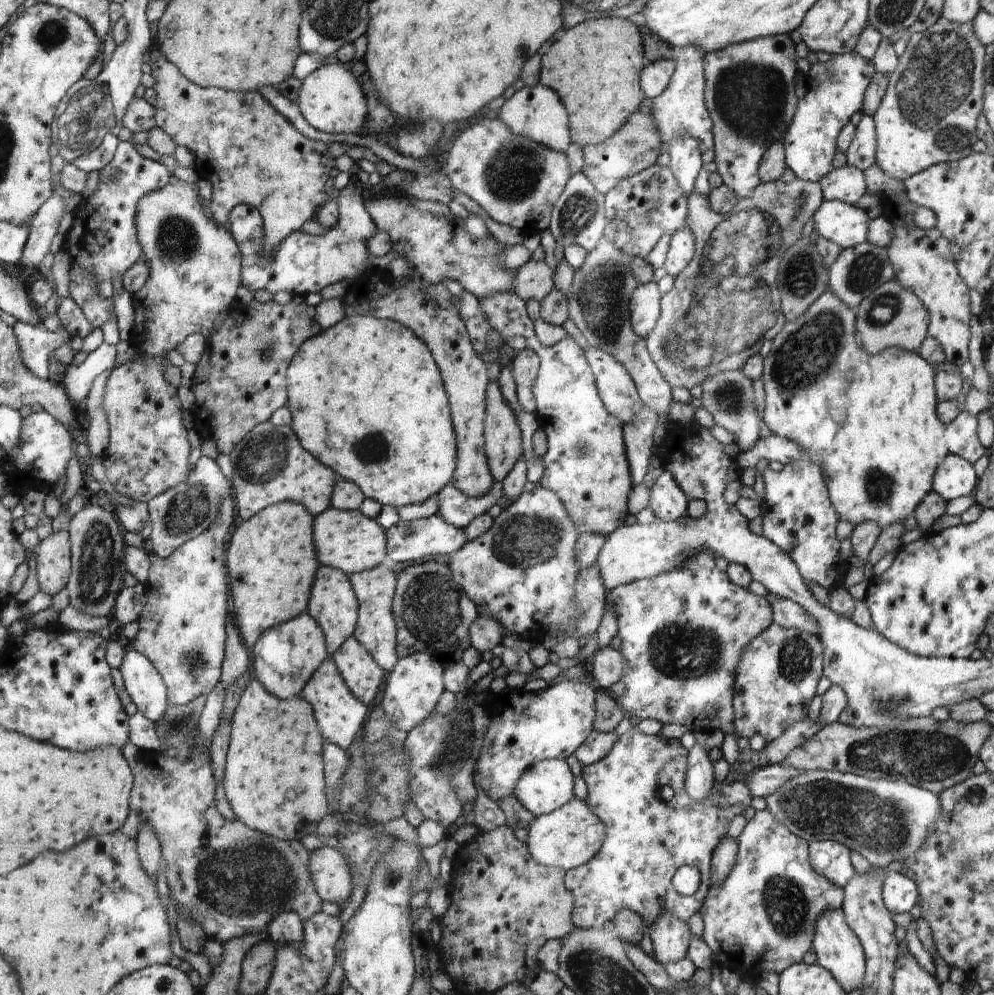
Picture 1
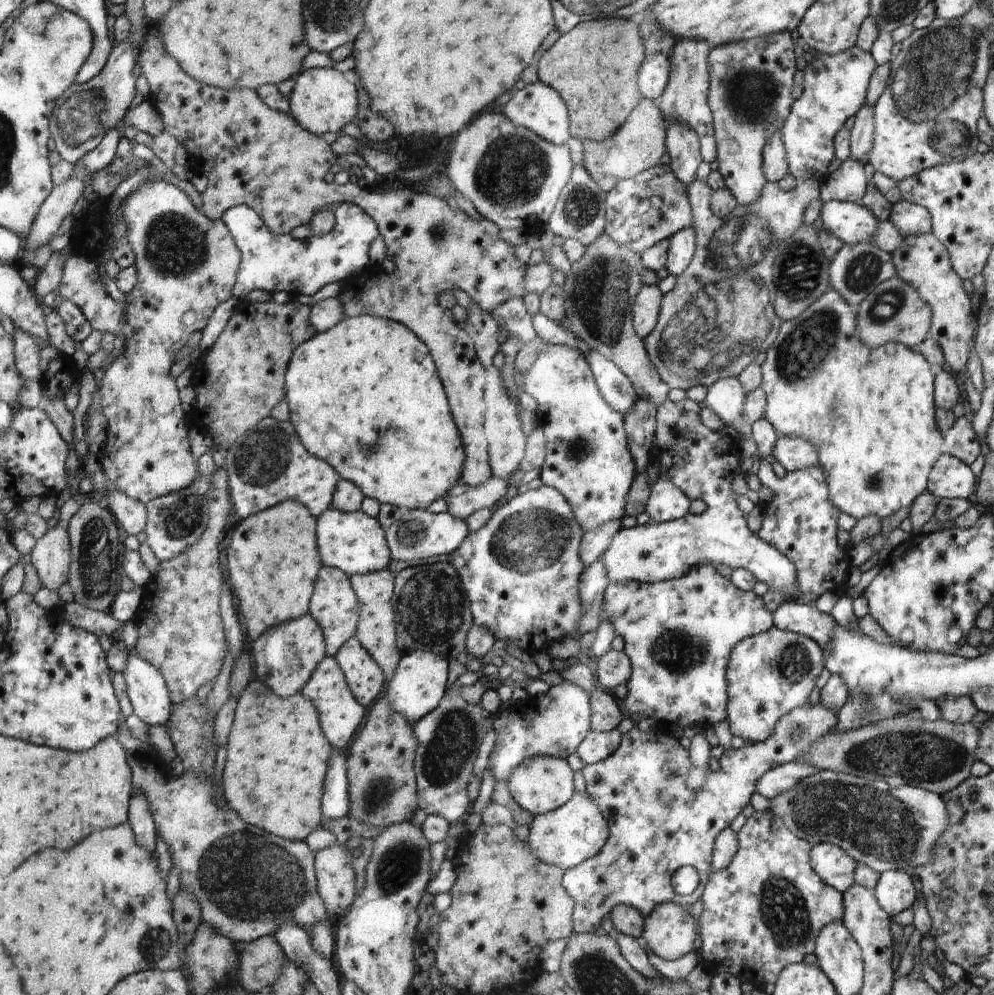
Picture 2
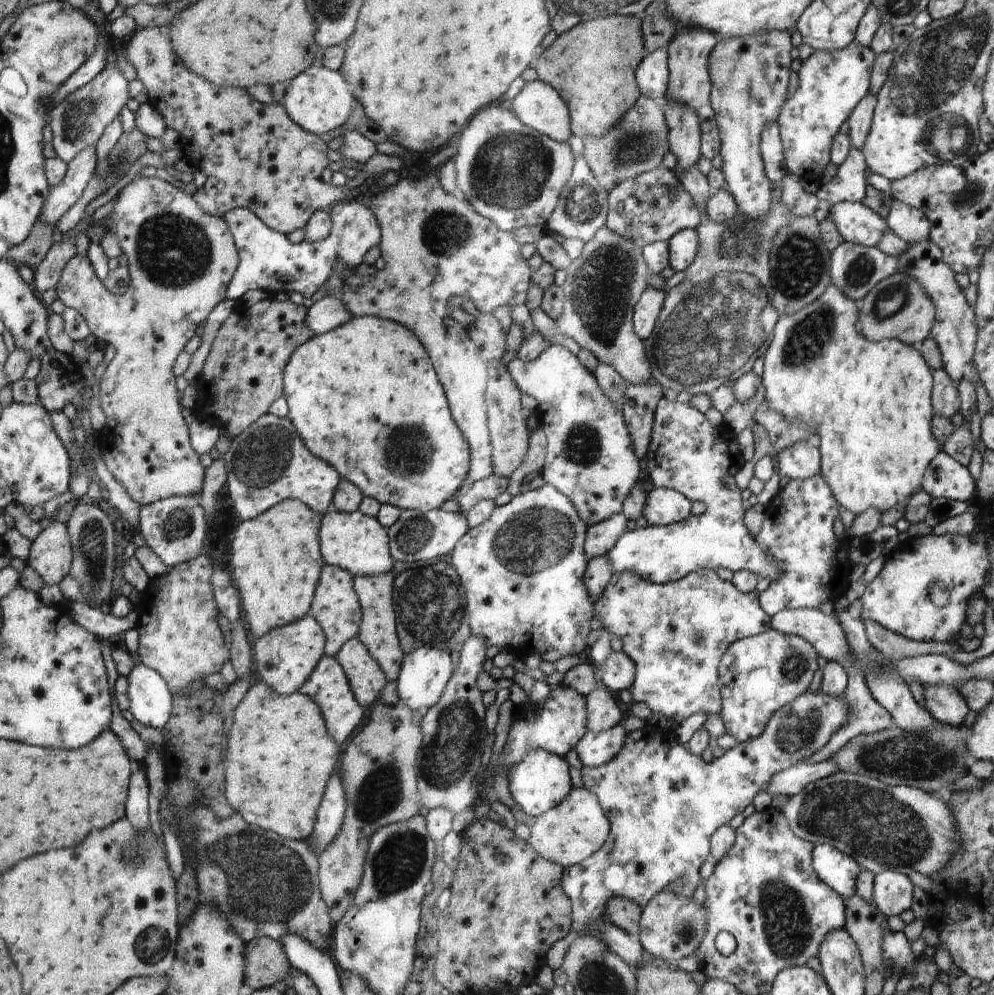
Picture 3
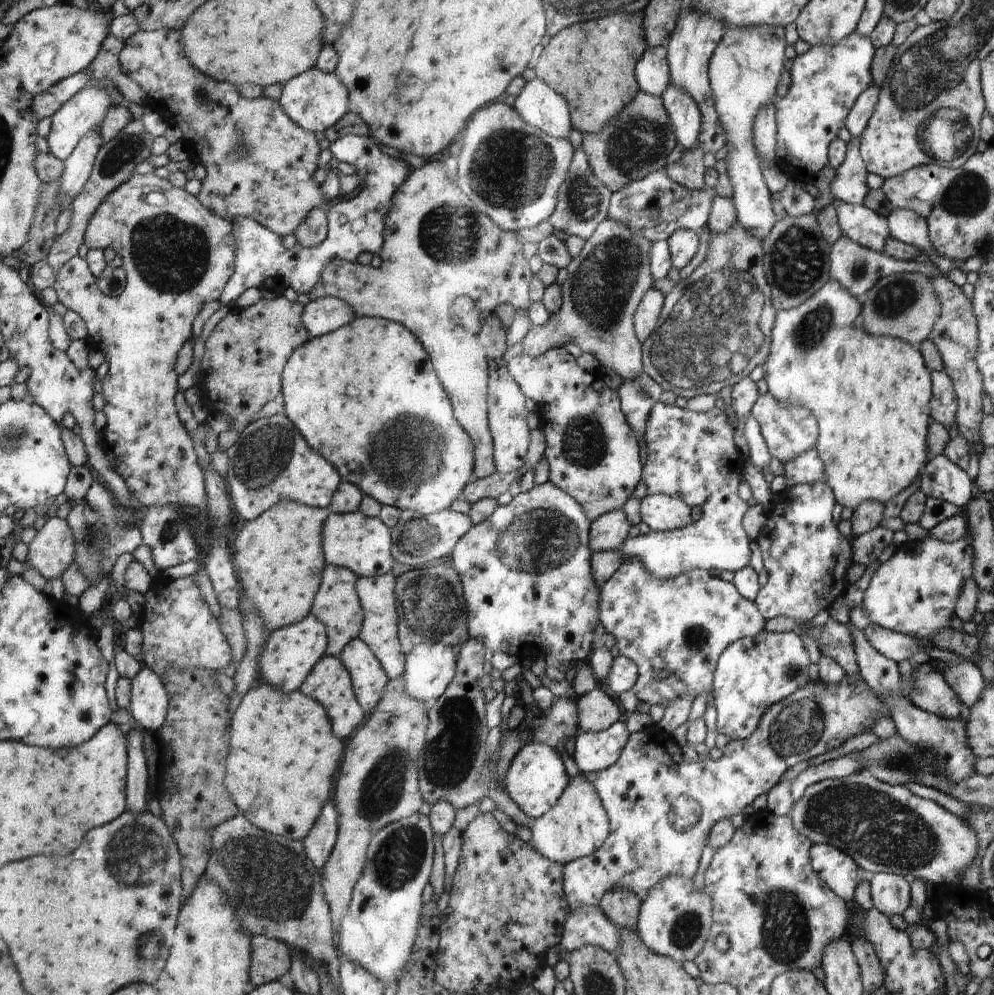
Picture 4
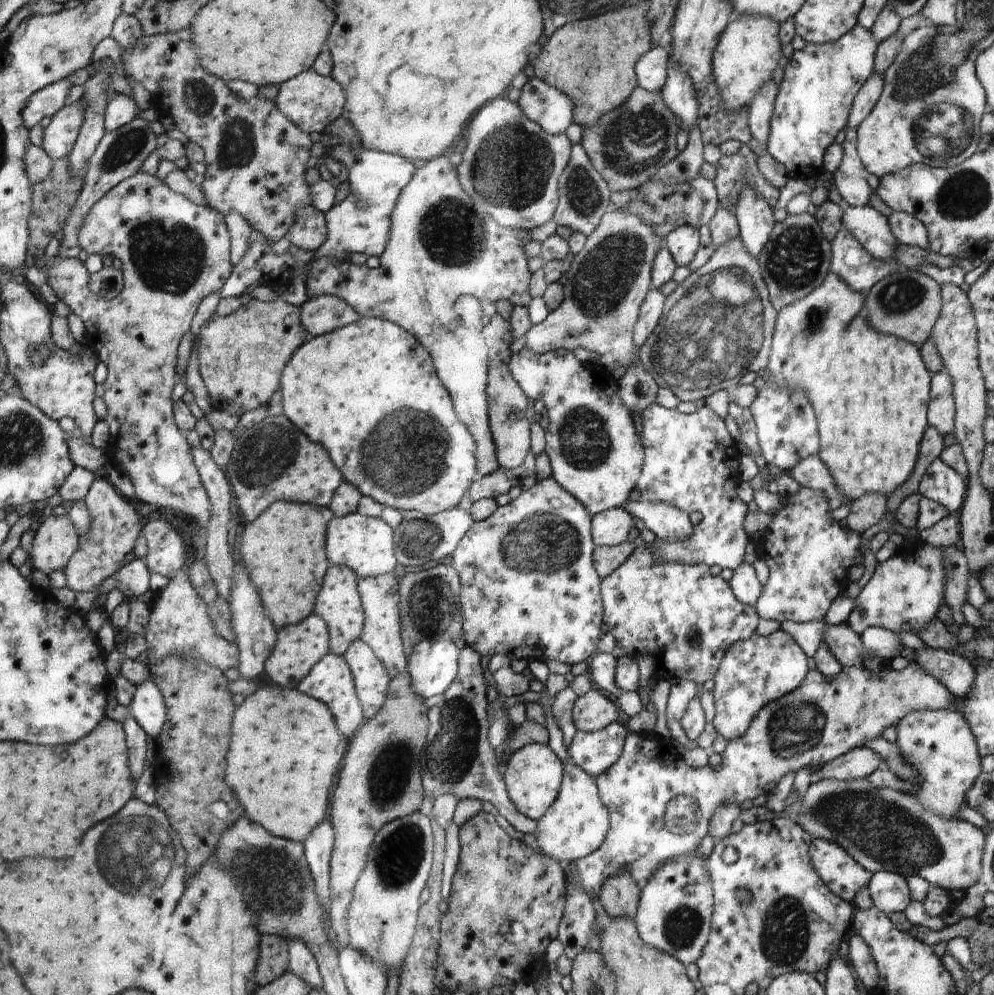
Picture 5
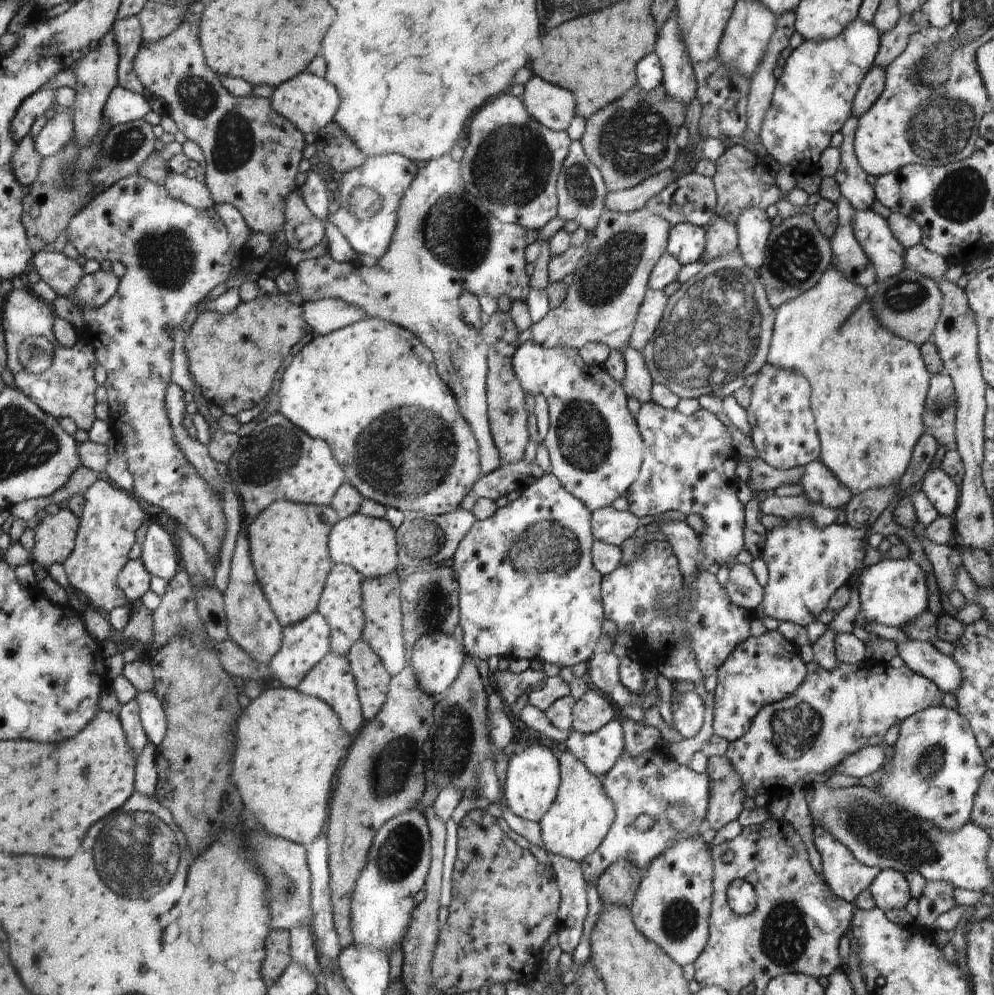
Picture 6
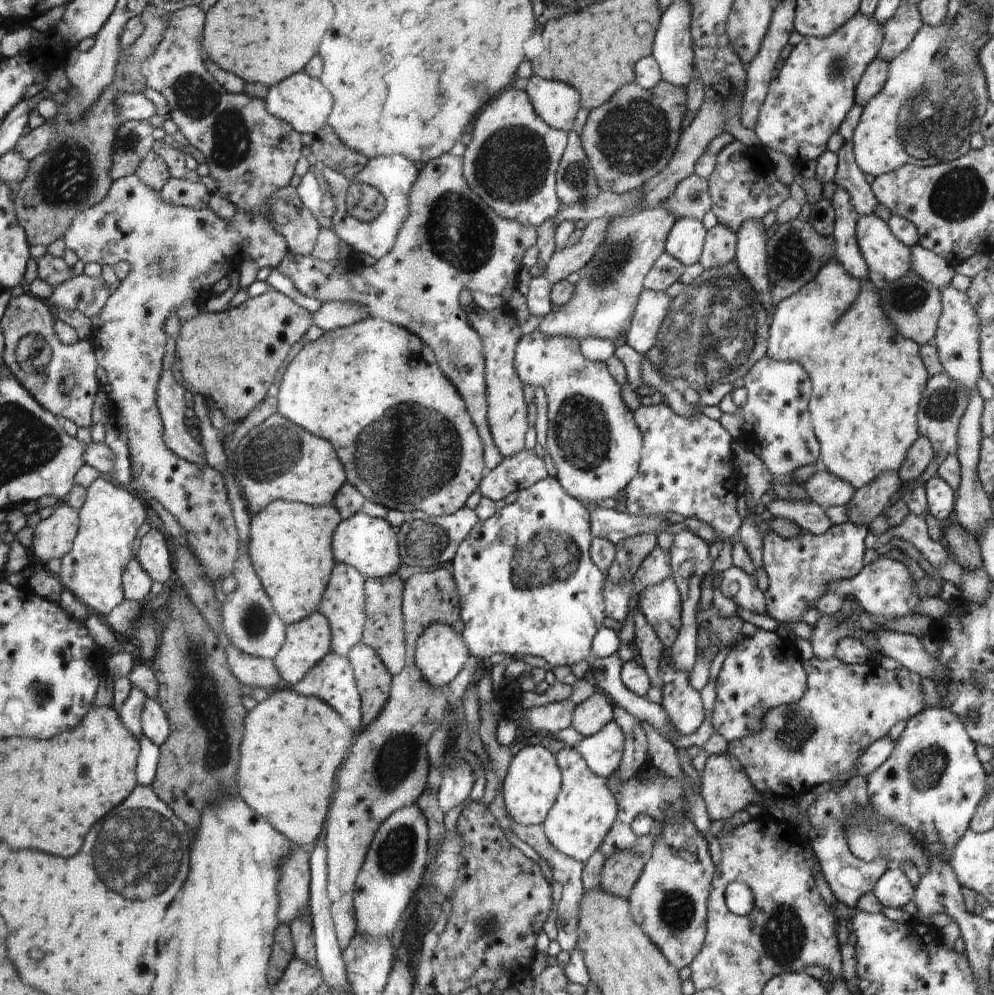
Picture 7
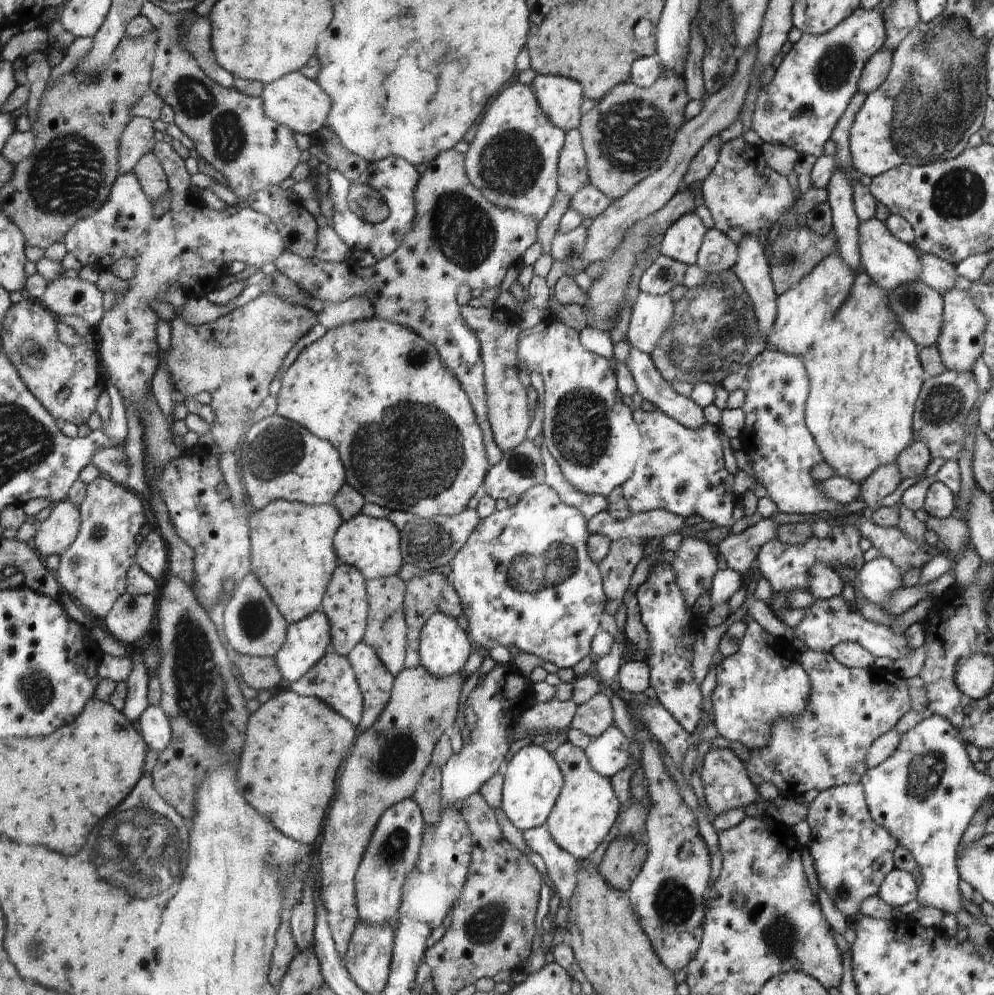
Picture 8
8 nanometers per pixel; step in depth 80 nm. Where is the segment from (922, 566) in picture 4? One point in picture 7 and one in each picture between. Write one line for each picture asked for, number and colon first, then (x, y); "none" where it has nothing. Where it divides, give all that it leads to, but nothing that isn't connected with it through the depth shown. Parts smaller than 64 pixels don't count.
5: (905, 592)
6: (892, 592)
7: (884, 587)

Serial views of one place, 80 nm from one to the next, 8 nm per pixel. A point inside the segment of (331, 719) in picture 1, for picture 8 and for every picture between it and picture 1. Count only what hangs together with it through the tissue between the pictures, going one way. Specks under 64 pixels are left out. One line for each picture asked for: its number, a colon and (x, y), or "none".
2: (341, 716)
3: (328, 685)
4: (329, 682)
5: (330, 680)
6: (331, 680)
7: (332, 680)
8: (332, 679)

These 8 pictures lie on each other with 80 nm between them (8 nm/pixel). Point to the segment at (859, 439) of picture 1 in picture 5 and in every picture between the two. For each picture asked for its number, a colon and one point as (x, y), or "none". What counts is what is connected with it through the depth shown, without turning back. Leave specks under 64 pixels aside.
2: (875, 407)
3: (869, 402)
4: (874, 437)
5: (878, 381)

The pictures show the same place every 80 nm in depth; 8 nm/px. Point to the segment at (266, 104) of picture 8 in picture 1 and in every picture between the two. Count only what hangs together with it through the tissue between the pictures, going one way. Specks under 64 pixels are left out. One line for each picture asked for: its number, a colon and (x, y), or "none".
1: (330, 99)
2: (323, 100)
3: (320, 99)
4: (315, 100)
5: (312, 101)
6: (310, 102)
7: (303, 101)

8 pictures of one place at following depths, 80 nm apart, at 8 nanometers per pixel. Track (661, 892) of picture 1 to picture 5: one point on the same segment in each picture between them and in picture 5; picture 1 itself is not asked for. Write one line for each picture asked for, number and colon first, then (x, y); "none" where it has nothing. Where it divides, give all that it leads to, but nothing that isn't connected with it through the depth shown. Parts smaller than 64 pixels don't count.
2: (657, 824)
3: (662, 802)
4: (660, 806)
5: (659, 807)

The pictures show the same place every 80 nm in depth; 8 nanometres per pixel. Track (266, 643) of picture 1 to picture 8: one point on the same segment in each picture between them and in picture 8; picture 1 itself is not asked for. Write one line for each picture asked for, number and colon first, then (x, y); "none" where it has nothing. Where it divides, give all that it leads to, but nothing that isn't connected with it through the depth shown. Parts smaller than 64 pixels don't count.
2: (284, 657)
3: (285, 657)
4: (290, 653)
5: (299, 648)
6: (303, 645)
7: (308, 641)
8: (308, 640)

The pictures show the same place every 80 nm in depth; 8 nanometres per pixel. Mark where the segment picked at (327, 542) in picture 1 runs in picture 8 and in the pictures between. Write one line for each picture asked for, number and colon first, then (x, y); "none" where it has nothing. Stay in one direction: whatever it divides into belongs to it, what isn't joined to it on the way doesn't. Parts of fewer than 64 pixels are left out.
2: (354, 542)
3: (359, 544)
4: (362, 544)
5: (365, 545)
6: (367, 544)
7: (369, 544)
8: (373, 545)

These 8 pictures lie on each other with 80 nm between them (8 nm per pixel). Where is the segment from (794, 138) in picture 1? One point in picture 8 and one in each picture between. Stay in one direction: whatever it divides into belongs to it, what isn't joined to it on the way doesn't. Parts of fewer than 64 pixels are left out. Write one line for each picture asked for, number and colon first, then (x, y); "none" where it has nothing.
2: (835, 86)
3: (830, 83)
4: (825, 82)
5: (812, 105)
6: (813, 98)
7: (806, 103)
8: (811, 88)

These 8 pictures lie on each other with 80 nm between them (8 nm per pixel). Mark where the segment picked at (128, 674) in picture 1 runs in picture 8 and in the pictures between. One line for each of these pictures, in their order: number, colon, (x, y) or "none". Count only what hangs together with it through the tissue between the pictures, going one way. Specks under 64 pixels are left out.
2: (147, 690)
3: (150, 698)
4: (148, 702)
5: (148, 707)
6: (152, 713)
7: (155, 723)
8: (155, 725)

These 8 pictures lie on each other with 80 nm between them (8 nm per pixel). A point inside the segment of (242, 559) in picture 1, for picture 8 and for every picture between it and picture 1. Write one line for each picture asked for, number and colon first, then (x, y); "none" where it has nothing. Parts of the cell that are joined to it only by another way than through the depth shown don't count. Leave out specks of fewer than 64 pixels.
2: (273, 560)
3: (280, 548)
4: (278, 557)
5: (283, 551)
6: (288, 541)
7: (290, 544)
8: (291, 543)

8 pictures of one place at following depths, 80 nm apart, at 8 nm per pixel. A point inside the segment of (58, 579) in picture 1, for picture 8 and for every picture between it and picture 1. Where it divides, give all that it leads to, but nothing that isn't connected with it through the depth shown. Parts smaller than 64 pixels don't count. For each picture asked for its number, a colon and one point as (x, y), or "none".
2: (53, 556)
3: (52, 555)
4: (54, 550)
5: (58, 539)
6: (57, 535)
7: (55, 537)
8: (56, 534)

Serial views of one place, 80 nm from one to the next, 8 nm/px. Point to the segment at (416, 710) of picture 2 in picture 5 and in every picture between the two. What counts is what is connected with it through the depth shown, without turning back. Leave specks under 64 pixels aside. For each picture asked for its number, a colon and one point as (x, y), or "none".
3: (425, 671)
4: (431, 668)
5: (432, 668)

